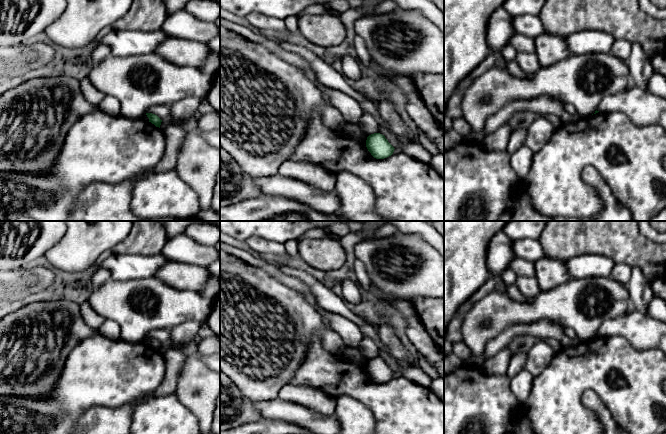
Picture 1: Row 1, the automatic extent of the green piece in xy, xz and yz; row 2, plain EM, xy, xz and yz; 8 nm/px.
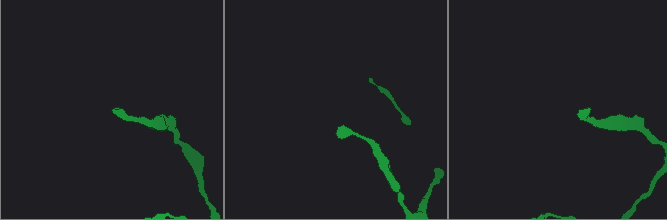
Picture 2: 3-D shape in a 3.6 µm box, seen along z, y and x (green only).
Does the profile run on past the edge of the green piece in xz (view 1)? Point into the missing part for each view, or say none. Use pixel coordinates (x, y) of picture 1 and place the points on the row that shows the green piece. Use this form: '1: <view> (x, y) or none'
1: none

